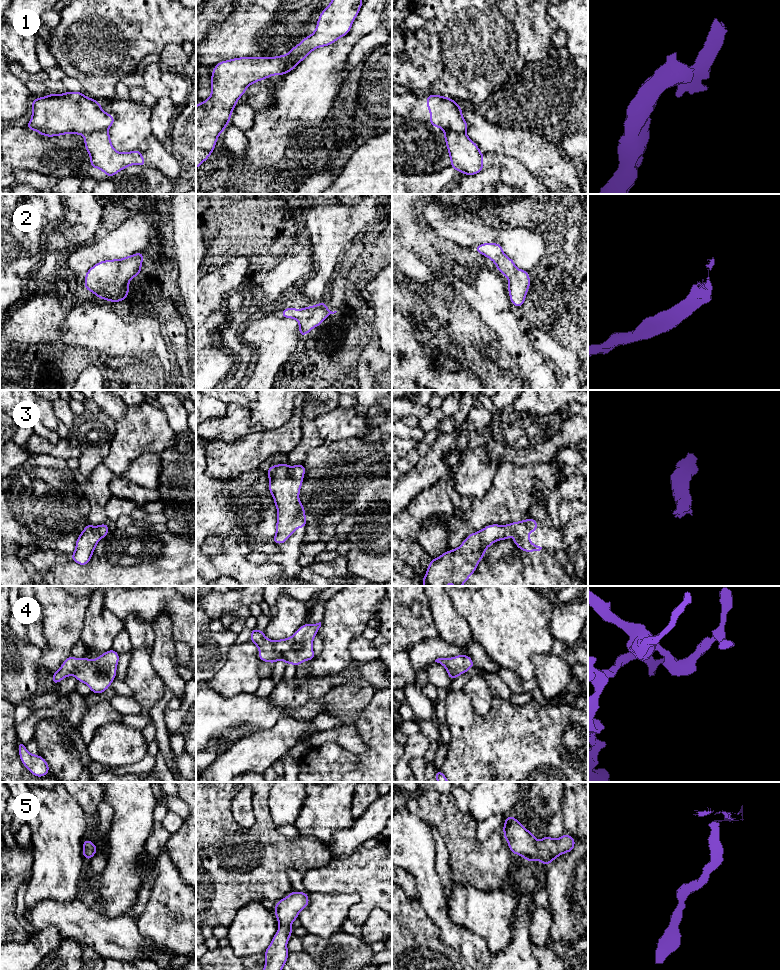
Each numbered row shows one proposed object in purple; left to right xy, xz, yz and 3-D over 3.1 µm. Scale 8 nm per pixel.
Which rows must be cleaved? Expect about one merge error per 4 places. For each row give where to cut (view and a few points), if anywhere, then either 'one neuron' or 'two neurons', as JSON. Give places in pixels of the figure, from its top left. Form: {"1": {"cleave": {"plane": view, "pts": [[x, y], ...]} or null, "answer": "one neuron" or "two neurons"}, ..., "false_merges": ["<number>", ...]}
{"1": {"cleave": {"plane": "xy", "pts": [[107, 129], [92, 131], [84, 135]]}, "answer": "two neurons"}, "2": {"cleave": null, "answer": "one neuron"}, "3": {"cleave": null, "answer": "one neuron"}, "4": {"cleave": null, "answer": "one neuron"}, "5": {"cleave": null, "answer": "one neuron"}, "false_merges": ["1"]}

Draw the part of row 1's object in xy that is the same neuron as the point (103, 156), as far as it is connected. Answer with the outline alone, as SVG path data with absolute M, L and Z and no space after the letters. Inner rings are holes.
M108 130L85 135L84 144L89 153L91 168L100 169L110 178L130 165L147 165L141 150L126 153L116 151Z

